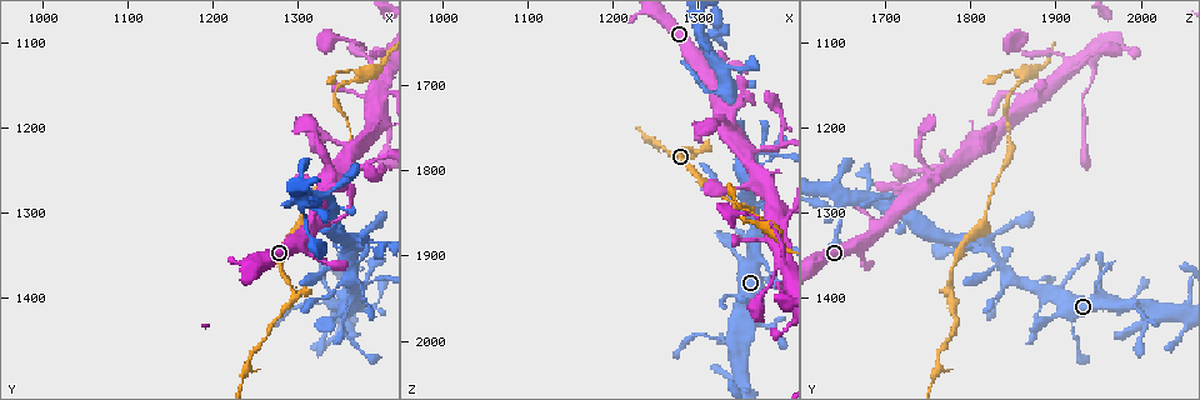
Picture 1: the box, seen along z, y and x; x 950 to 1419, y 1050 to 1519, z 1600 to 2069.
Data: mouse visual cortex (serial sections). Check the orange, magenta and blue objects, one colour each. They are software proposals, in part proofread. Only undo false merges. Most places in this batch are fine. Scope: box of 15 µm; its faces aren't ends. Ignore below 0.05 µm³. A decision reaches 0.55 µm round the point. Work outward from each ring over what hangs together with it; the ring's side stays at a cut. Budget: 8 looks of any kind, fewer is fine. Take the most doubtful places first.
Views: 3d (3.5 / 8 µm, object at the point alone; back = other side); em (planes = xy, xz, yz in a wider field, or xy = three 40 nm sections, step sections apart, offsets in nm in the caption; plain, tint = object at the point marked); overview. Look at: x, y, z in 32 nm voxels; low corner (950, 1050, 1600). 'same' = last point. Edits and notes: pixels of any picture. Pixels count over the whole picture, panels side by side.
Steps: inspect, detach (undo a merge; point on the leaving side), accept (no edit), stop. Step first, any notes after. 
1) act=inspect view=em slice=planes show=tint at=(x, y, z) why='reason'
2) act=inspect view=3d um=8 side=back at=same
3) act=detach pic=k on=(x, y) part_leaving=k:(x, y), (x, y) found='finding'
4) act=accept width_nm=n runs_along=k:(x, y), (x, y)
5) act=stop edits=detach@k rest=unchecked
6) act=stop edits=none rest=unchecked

act=inspect view=3d um=8 at=(1370, 1140, 1865) why='arms part here'

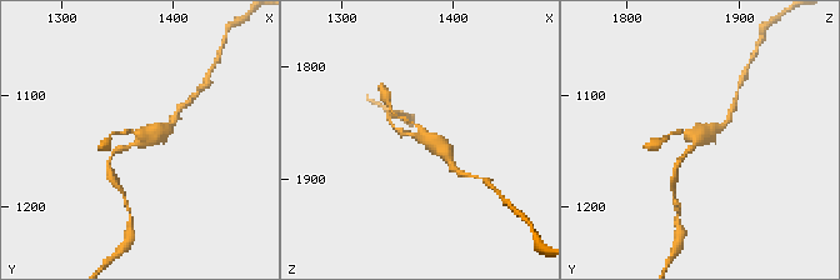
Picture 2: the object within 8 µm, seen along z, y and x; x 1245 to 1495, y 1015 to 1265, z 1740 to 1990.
act=inspect view=3d um=3.5 at=(1374, 1138, 1862)

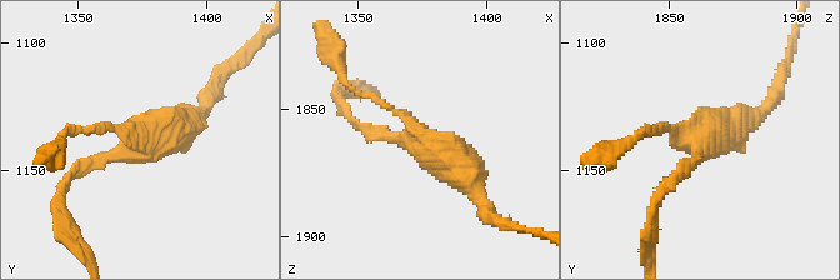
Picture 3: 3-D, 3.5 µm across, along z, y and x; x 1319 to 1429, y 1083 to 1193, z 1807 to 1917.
act=inspect view=em slice=xy step=3 show=tint at=(1373, 1139, 1862)

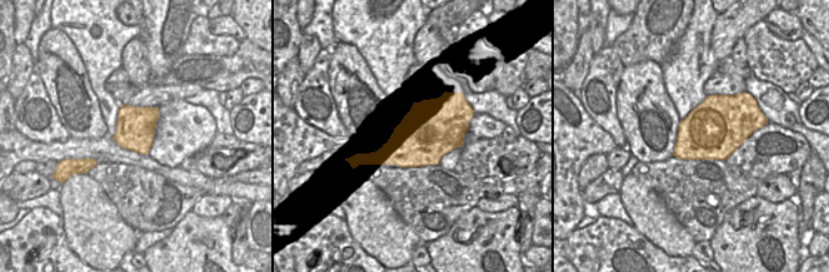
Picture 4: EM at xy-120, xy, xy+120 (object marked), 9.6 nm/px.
act=accept width_nm=550 runs_along=3:(350, 116), (438, 151), (476, 194) found='all the same cell'

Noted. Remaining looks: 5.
act=inspect view=3d um=3.5 at=(1395, 1250, 1775) why='abrupt turn'

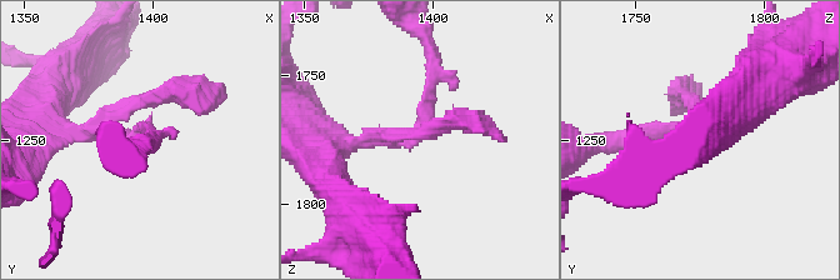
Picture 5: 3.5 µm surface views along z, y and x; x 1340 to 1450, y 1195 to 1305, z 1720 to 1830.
act=inspect view=em slice=xy step=2 show=tint at=same

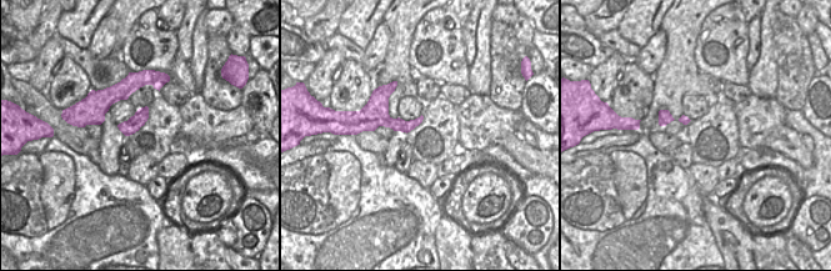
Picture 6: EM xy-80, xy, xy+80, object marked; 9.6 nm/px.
act=accept arms=3 runs_along=5:(319, 158), (419, 129), (430, 61) found='continuous, no second cell'

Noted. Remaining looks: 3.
act=inspect view=3d um=3.5 at=(1365, 1385, 1875)

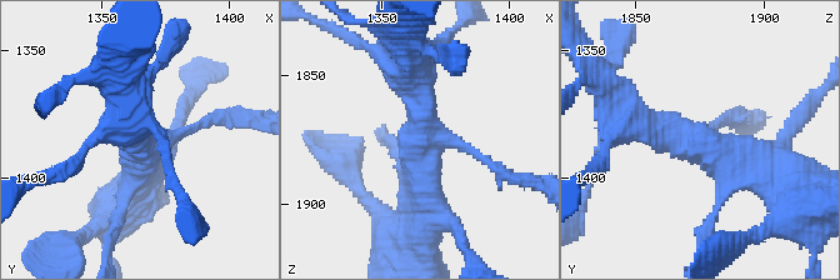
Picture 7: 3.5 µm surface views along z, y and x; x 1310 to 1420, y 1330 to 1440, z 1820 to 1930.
act=inspect view=em slice=xy step=5 show=plain at=(1366, 1387, 1874)

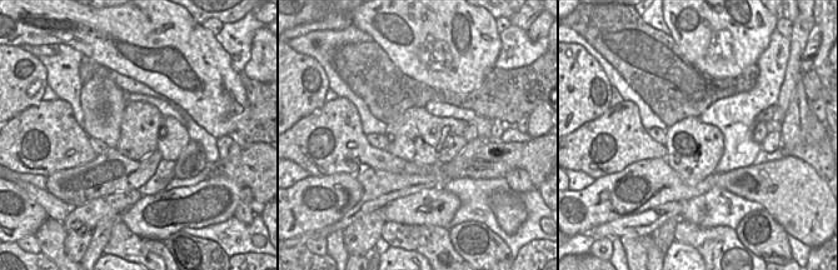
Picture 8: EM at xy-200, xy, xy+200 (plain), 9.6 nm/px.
act=inspect view=em slice=xy step=5 show=tint at=same why='where the object lies'

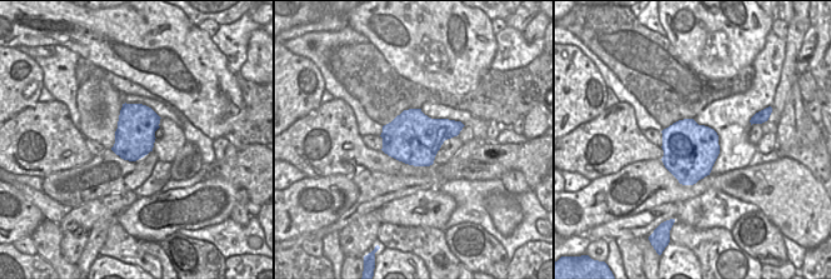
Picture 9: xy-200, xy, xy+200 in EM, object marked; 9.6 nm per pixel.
act=accept width_nm=500 runs_along=7:(775, 175), (628, 118) found='continuous, no second cell'

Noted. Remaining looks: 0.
act=stop edits=none rest=unchecked

